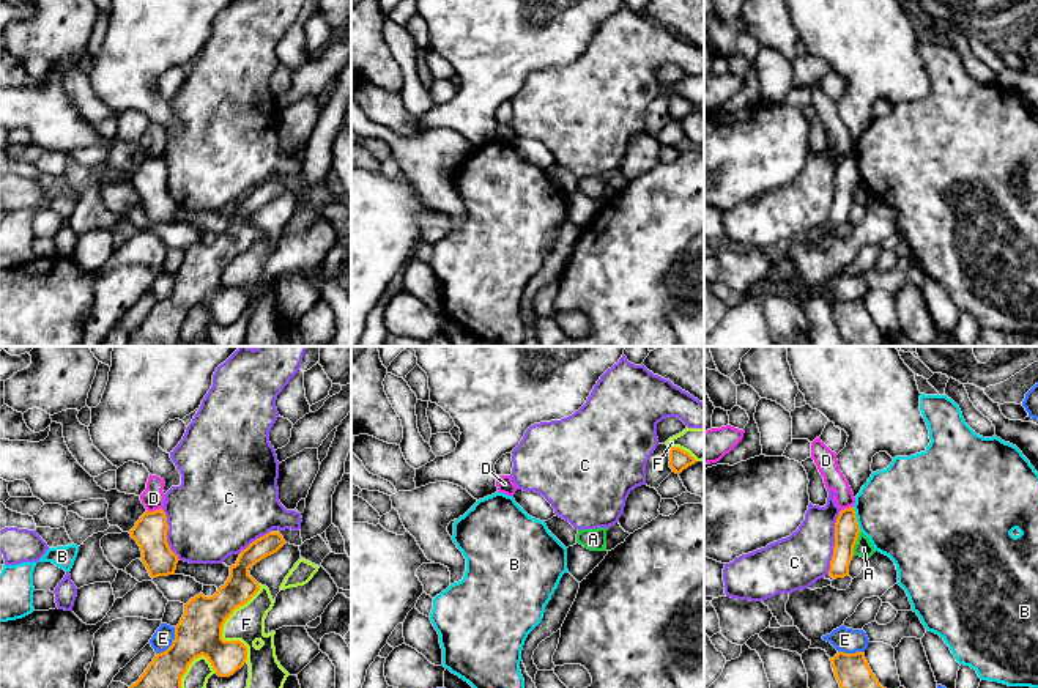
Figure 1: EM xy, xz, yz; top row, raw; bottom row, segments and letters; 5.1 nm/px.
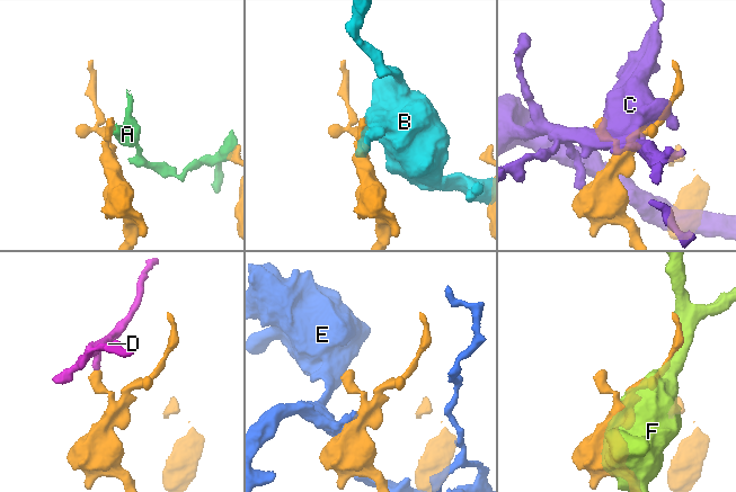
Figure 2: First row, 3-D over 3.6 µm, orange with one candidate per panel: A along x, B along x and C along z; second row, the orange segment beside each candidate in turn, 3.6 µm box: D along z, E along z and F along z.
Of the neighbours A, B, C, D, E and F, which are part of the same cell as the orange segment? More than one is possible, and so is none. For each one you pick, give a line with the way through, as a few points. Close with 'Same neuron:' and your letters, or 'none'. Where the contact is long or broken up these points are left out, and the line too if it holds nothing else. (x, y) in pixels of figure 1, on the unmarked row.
Same neuron: none

